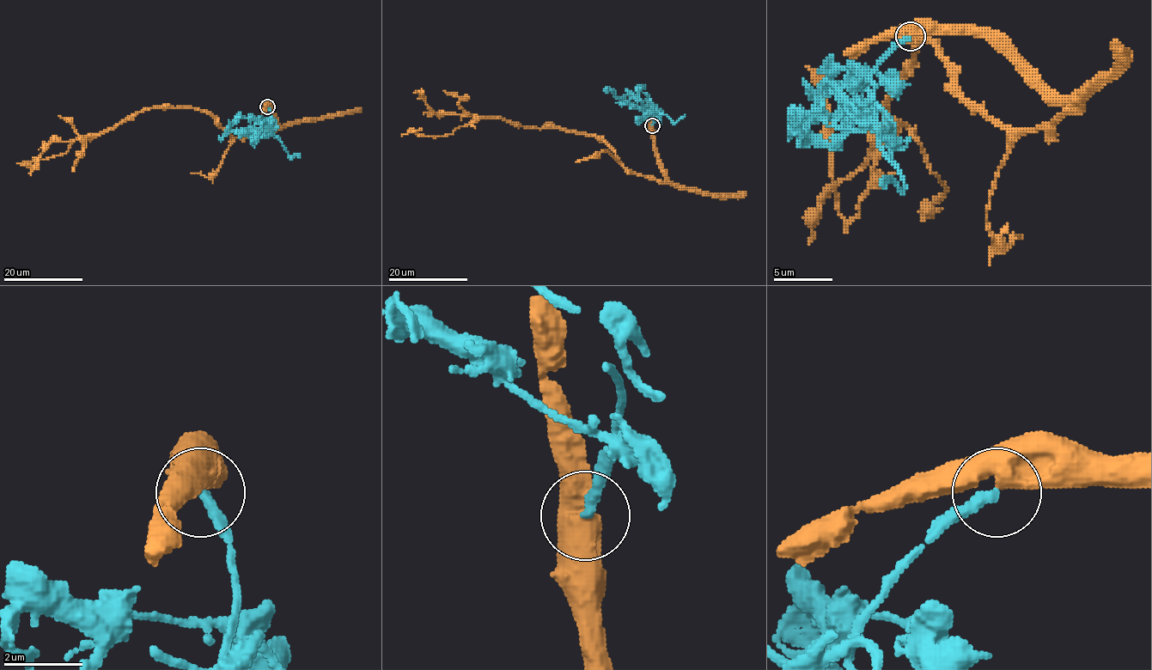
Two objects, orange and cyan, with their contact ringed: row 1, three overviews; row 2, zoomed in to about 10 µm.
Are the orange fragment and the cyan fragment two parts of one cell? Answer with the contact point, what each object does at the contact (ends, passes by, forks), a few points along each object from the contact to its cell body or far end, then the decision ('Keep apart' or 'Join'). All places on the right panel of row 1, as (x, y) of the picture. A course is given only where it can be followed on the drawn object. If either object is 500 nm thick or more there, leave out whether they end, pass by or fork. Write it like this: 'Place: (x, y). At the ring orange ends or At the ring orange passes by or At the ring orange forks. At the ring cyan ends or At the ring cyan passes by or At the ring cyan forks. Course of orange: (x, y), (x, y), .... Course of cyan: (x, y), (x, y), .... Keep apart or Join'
Place: (911, 36). Course of orange: (910, 34), (998, 37), (1078, 102), (1055, 123), (986, 120), (918, 39), (847, 221), (806, 66). Course of cyan: (910, 37), (844, 93), (862, 108), (853, 76), (841, 66), (830, 78), (806, 120), (809, 141). Keep apart

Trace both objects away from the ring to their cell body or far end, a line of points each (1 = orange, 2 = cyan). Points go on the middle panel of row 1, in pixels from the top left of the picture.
1: (652, 124), (664, 181), (630, 173), (595, 137), (477, 118), (460, 107), (468, 98), (444, 90)
2: (652, 124), (655, 109), (651, 103), (652, 108), (641, 109), (618, 98), (611, 90), (605, 91)

